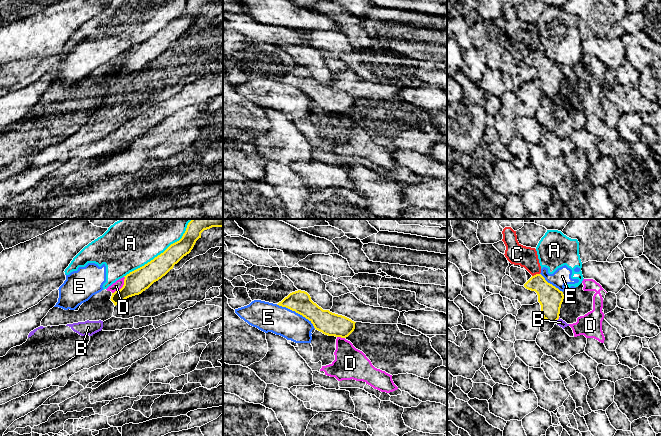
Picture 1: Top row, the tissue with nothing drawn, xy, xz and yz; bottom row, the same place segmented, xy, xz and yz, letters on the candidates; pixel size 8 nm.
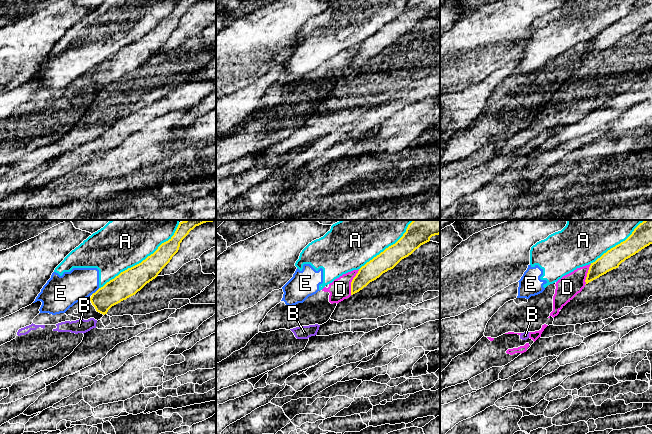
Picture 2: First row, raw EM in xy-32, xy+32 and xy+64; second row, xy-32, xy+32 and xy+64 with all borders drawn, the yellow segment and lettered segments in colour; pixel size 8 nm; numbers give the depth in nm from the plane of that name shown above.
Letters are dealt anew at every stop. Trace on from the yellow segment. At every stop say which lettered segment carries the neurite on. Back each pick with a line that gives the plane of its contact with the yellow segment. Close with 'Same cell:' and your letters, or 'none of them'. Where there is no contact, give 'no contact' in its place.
Same cell: none of them

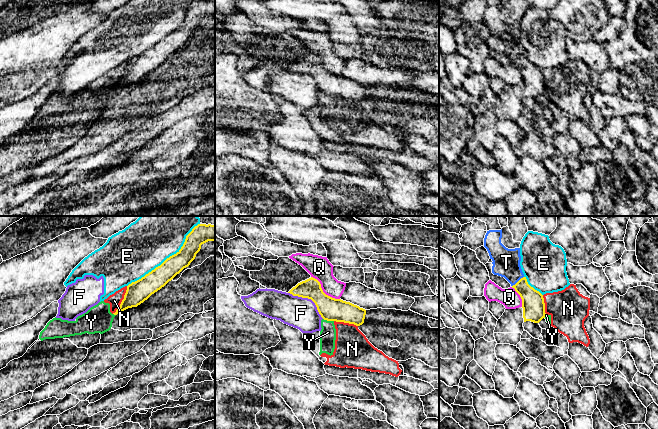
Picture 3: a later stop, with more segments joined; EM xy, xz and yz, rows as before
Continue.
Same cell: none of them

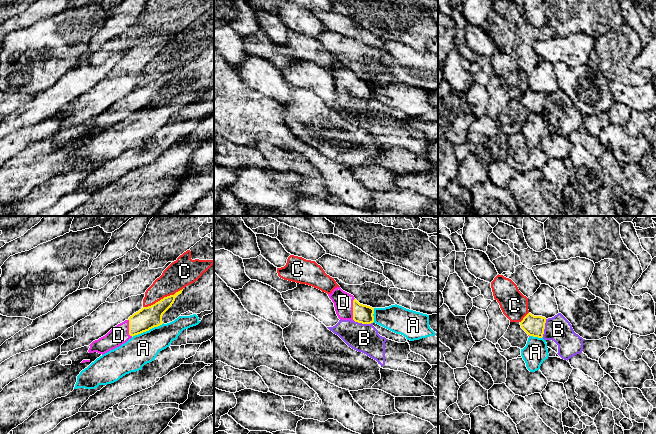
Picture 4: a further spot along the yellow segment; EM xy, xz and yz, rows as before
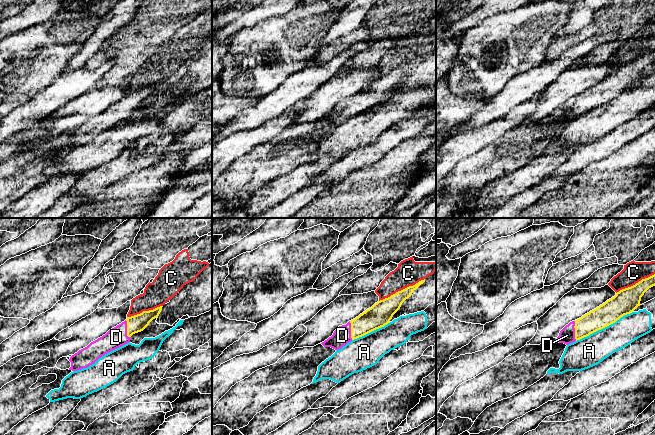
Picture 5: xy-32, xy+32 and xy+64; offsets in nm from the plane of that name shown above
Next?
D: contact in xz
Same cell: D

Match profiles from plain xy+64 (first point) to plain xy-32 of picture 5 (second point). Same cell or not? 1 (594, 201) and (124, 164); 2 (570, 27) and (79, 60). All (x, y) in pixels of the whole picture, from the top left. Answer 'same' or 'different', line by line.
1: different
2: same

